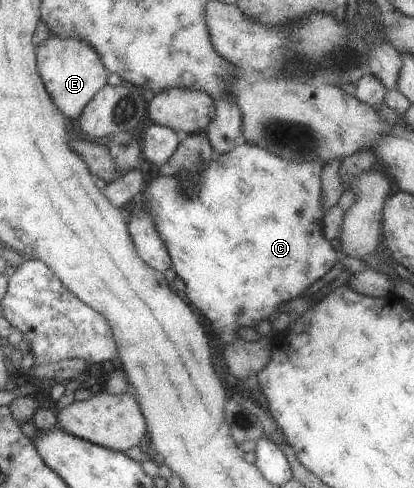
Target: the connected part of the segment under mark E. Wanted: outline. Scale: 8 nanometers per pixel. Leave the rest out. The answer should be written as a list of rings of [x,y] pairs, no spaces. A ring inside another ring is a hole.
[[[50,34],[41,44],[35,48],[35,59],[37,64],[37,74],[43,82],[45,91],[53,104],[61,110],[65,119],[77,119],[87,102],[100,90],[107,82],[107,70],[101,65],[101,60],[93,46],[89,42],[73,40],[73,38],[63,38],[57,34]]]

